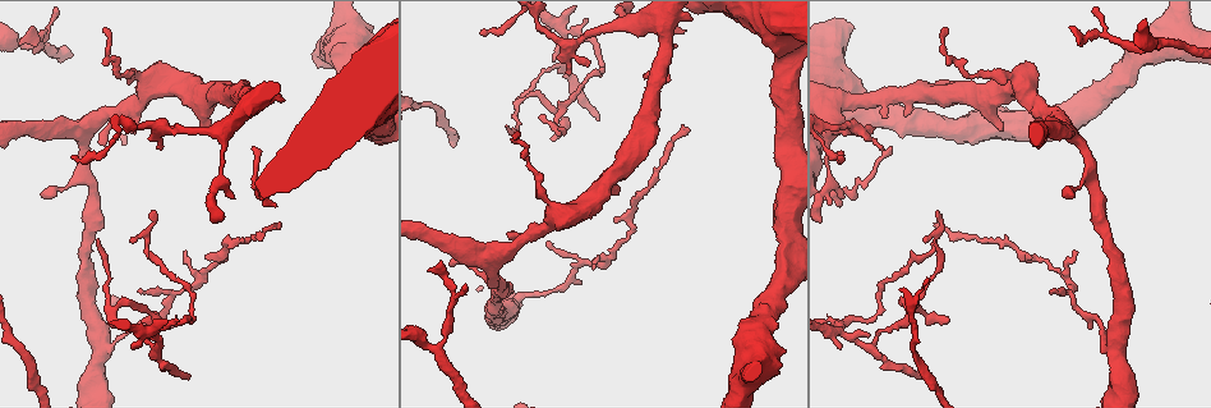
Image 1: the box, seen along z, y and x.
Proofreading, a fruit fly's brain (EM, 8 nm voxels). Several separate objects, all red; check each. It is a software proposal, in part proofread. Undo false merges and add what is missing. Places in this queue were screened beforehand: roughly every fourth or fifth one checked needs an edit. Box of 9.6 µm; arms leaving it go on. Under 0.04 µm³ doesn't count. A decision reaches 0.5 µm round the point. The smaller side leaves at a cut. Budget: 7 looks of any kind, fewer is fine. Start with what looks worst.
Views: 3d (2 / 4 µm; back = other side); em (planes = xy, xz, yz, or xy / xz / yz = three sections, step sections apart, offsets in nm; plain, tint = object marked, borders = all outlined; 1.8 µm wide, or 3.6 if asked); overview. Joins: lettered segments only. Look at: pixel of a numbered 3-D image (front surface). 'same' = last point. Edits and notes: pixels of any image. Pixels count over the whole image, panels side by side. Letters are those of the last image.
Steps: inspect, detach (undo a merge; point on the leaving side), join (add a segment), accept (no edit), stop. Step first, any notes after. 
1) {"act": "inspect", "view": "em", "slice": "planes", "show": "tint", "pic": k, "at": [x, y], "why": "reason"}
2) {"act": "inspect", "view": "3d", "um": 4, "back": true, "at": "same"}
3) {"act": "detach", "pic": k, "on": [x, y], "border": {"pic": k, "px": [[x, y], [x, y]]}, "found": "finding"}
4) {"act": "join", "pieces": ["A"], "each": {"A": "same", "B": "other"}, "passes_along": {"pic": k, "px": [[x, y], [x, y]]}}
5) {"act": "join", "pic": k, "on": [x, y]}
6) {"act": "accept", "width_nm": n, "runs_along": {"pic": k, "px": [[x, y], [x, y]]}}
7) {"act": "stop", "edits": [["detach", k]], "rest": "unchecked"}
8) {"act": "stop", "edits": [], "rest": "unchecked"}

{"act": "inspect", "view": "3d", "um": 2, "pic": 1, "at": [145, 321], "why": "thin end"}

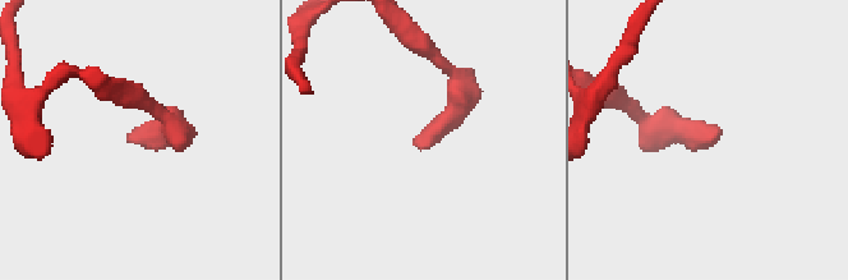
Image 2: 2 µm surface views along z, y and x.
{"act": "inspect", "view": "em", "slice": "planes", "show": "plain", "pic": 2, "at": [715, 143]}

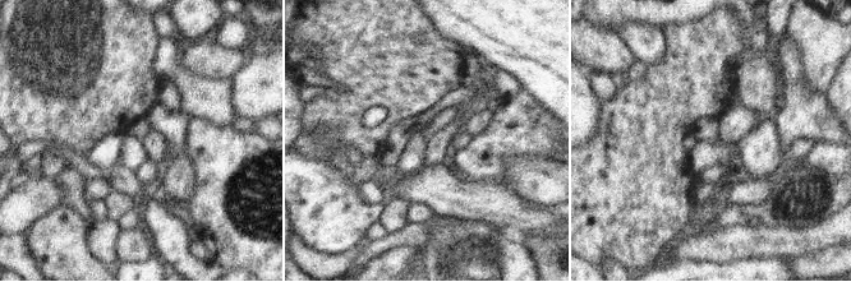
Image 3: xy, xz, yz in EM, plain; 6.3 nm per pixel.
{"act": "inspect", "view": "em", "slice": "planes", "show": "borders", "at": "same", "why": "see the neighbours"}

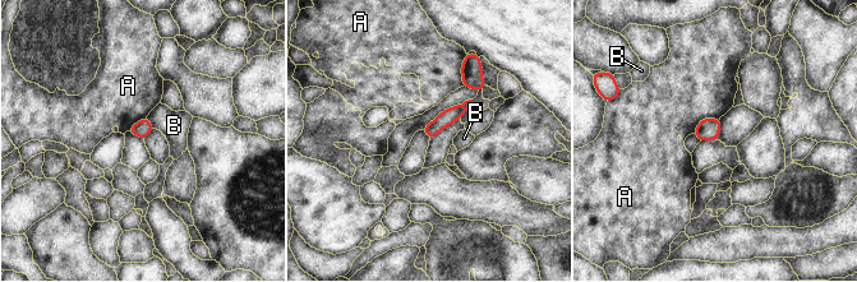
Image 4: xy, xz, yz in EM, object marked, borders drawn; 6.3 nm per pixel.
{"act": "accept", "each": {"A": "other", "B": "other"}, "runs_along": {"pic": 4, "px": [[464, 107], [434, 128], [427, 129]]}, "found": "no lettered segment goes on from it"}

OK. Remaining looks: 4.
{"act": "inspect", "view": "em", "slice": "planes", "show": "borders", "pic": 1, "at": [934, 238], "why": "branch stops here"}

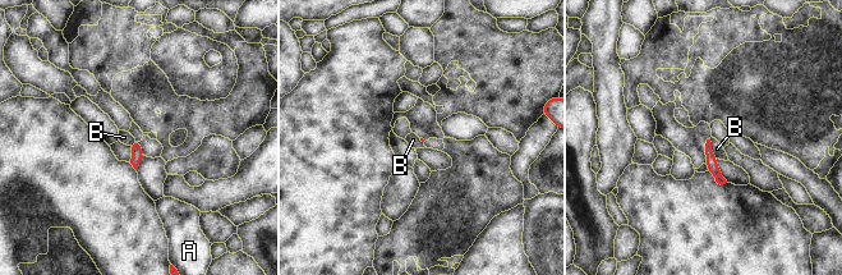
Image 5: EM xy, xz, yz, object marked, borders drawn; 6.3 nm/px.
{"act": "accept", "each": {"A": "other", "B": "other"}, "border": {"pic": 5, "px": [[709, 138], [712, 152], [717, 157]]}, "found": "no lettered segment goes on from it"}

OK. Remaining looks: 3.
{"act": "inspect", "view": "3d", "um": 4, "pic": 1, "at": [134, 135], "why": "free end"}

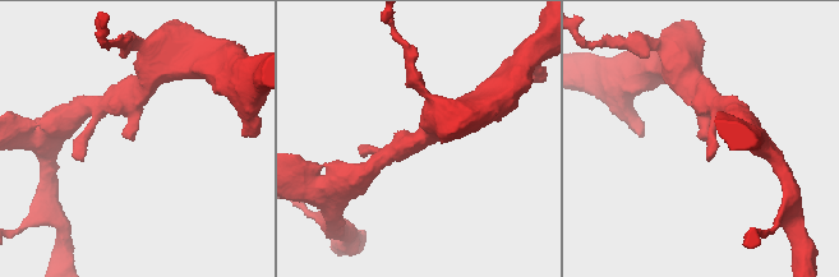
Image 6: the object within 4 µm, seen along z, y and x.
{"act": "inspect", "view": "em", "slice": "yz", "step": 16, "show": "borders", "pic": 6, "at": [706, 139]}

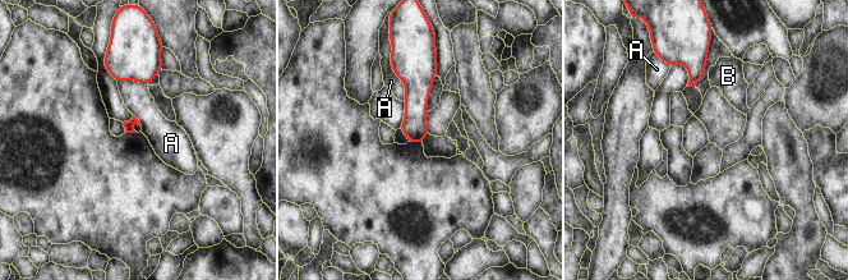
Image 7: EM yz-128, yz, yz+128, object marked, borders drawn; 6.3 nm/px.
{"act": "accept", "each": {"A": "other", "B": "other"}, "border": {"pic": 7, "px": [[390, 56], [404, 101]]}, "found": "no lettered segment goes on from it"}

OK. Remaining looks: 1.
{"act": "stop", "edits": [], "rest": "unchecked"}

